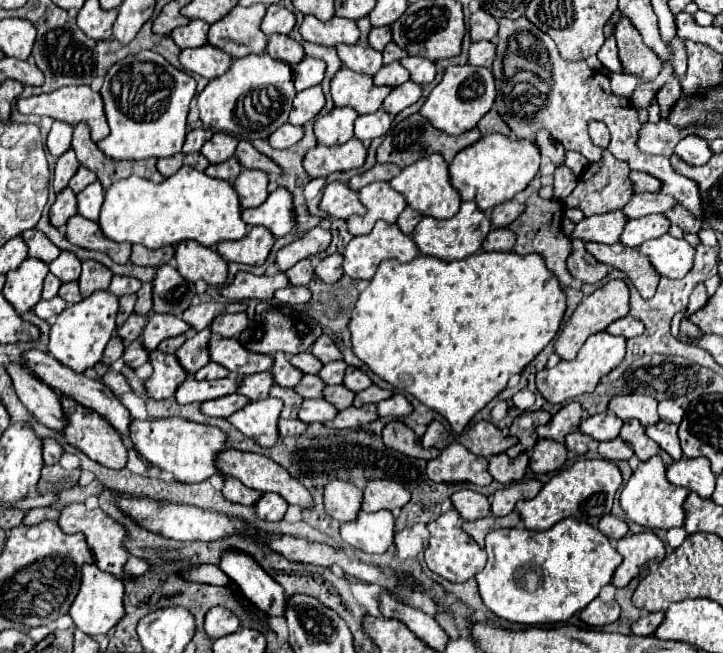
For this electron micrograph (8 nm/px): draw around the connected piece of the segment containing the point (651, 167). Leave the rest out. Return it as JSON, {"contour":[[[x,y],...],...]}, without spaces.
{"contour":[[[526,17],[522,19],[500,19],[496,59],[492,65],[492,73],[496,79],[496,111],[504,117],[512,133],[520,139],[534,135],[538,129],[548,129],[556,141],[564,145],[568,151],[582,153],[588,161],[598,161],[602,155],[602,147],[596,147],[588,135],[588,123],[592,119],[604,121],[610,129],[610,145],[608,149],[616,159],[622,159],[634,171],[644,171],[662,181],[662,191],[676,197],[688,211],[694,211],[700,221],[706,223],[706,215],[702,215],[702,199],[698,185],[692,179],[678,175],[670,159],[658,155],[644,155],[636,147],[640,121],[636,109],[630,107],[626,97],[618,97],[610,89],[608,77],[596,79],[596,71],[592,71],[586,61],[570,61],[566,63],[558,55],[556,43],[550,35],[542,33],[534,23]]]}

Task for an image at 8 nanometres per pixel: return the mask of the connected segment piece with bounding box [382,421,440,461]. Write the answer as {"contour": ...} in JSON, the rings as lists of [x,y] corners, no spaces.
{"contour":[[[390,421],[382,431],[382,441],[386,447],[396,449],[408,457],[420,457],[420,459],[434,459],[440,451],[436,447],[424,449],[420,445],[420,439],[414,435],[410,427],[406,427],[402,421]]]}

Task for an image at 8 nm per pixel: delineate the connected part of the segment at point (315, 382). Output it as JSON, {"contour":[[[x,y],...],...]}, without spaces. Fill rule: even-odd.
{"contour":[[[304,375],[302,381],[294,387],[304,399],[318,399],[322,397],[326,383],[322,383],[322,379],[318,379],[318,375]]]}

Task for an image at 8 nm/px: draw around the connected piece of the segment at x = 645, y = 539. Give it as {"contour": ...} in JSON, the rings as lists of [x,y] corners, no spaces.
{"contour":[[[644,531],[638,535],[626,535],[618,541],[618,553],[624,557],[620,567],[616,569],[612,577],[614,587],[626,587],[642,569],[646,563],[656,561],[660,563],[666,555],[664,543],[652,533]]]}

